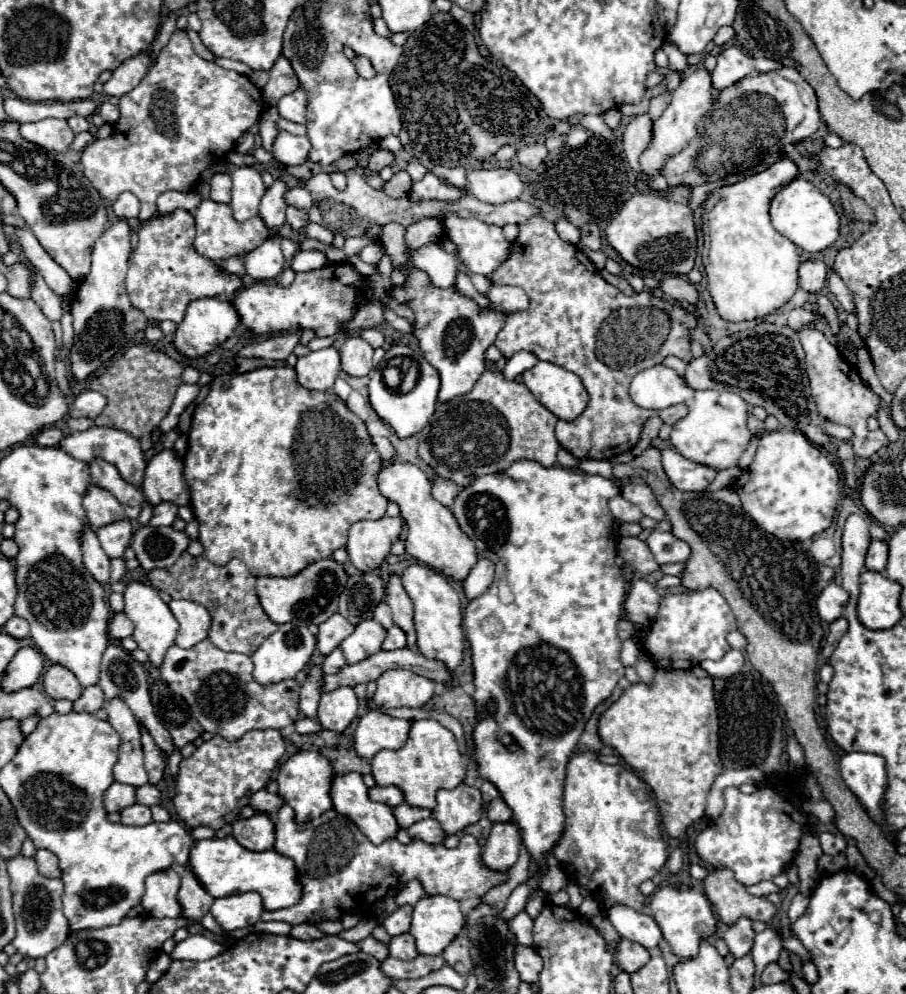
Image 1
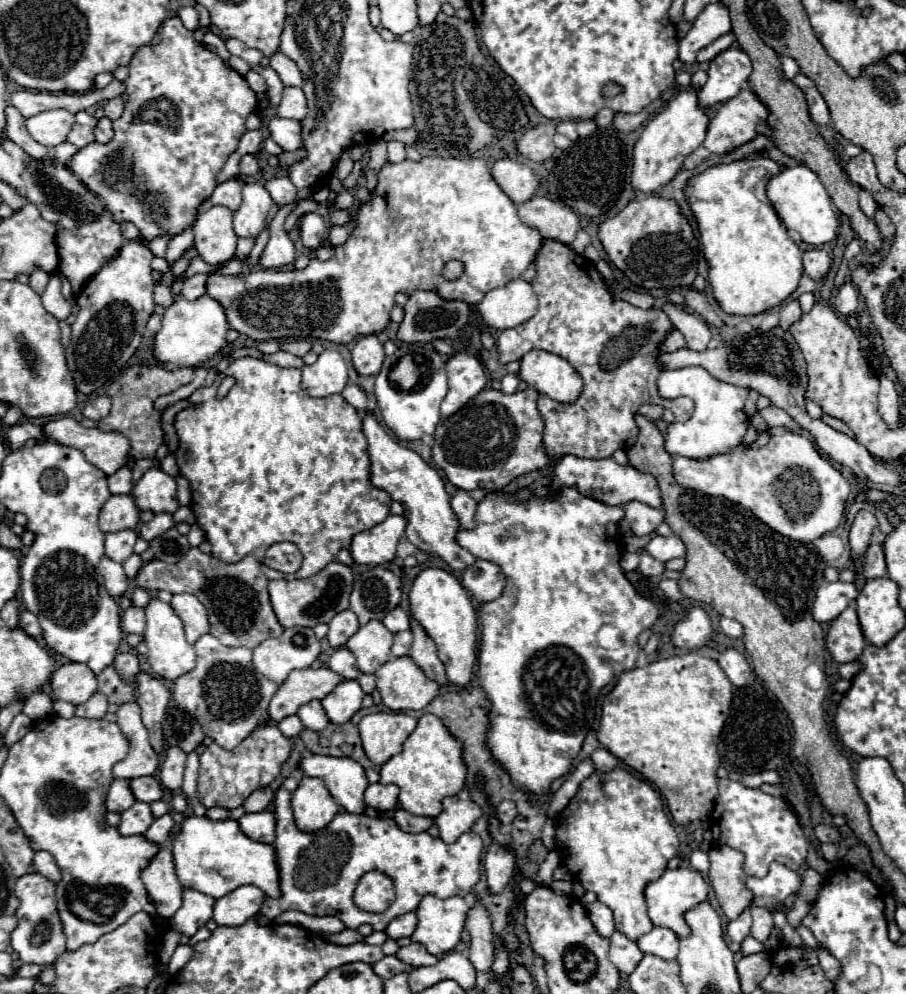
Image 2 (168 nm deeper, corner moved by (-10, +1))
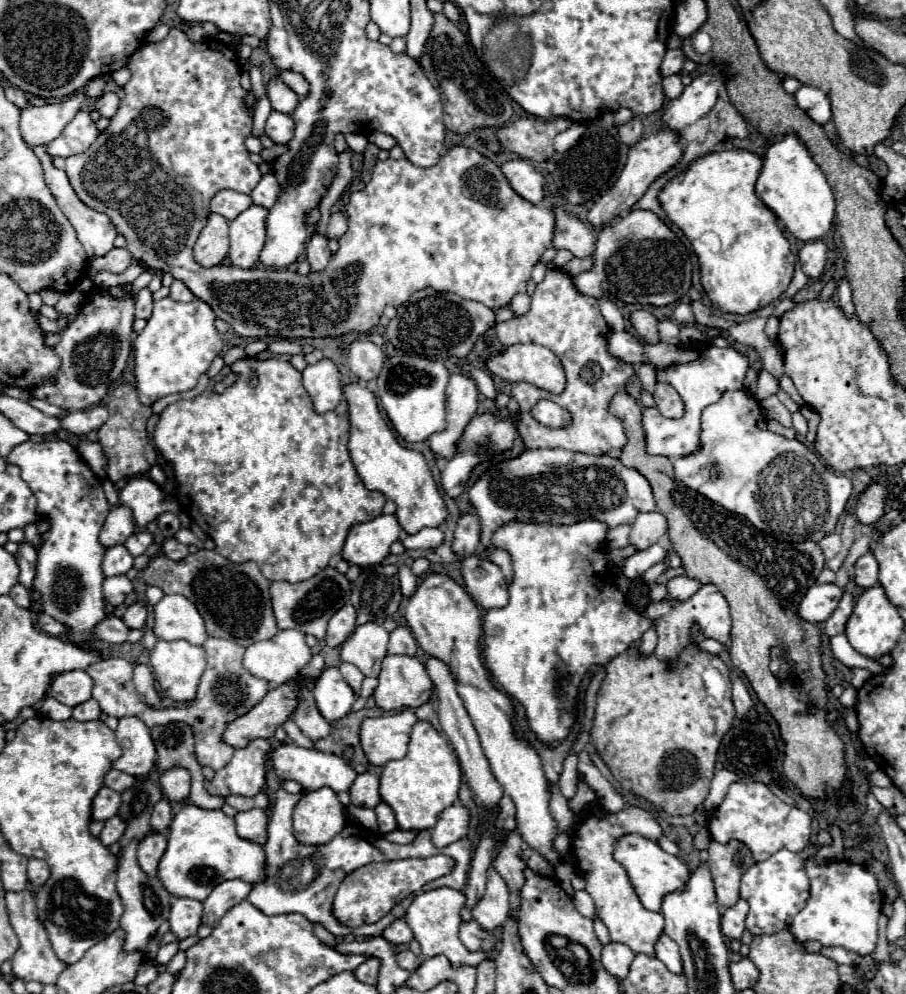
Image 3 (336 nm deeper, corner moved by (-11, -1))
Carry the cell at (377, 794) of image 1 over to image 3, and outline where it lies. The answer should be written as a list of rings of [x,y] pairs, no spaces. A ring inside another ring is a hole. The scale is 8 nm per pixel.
[[[371,772],[357,774],[355,782],[349,788],[351,804],[353,806],[365,806],[365,808],[375,808],[379,804],[379,778]]]

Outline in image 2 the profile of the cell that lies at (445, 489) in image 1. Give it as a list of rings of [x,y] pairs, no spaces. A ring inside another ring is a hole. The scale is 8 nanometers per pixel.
[[[456,490],[452,496],[452,508],[462,524],[462,528],[474,526],[474,512],[476,512],[476,500],[466,490]]]

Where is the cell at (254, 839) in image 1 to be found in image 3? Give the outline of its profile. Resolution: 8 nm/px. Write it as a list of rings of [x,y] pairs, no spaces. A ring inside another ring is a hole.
[[[247,810],[247,812],[237,812],[235,816],[235,826],[237,834],[245,840],[251,840],[255,844],[265,844],[267,840],[267,814],[265,810]]]

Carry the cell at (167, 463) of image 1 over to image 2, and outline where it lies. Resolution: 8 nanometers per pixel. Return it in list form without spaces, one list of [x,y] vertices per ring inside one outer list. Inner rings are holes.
[[[150,468],[134,488],[134,502],[140,510],[174,512],[180,504],[176,498],[176,480],[162,468]]]

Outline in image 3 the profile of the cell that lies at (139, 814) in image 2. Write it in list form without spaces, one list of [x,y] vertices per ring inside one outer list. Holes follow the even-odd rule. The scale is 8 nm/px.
[[[113,816],[113,818],[109,818],[109,820],[105,822],[105,828],[103,828],[103,832],[99,834],[99,840],[101,840],[101,844],[105,844],[105,846],[111,846],[111,844],[115,844],[115,842],[121,838],[121,834],[123,834],[123,828],[125,828],[125,824],[123,824],[123,820],[119,820],[119,816]]]

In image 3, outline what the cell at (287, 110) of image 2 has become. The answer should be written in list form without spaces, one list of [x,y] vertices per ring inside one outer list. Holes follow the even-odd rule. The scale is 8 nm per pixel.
[[[271,78],[267,82],[267,98],[273,110],[285,114],[291,114],[295,110],[295,104],[299,104],[299,96],[281,78]]]

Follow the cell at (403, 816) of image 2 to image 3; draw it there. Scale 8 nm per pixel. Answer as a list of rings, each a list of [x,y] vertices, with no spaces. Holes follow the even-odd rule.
[[[379,802],[375,806],[375,816],[377,816],[377,824],[379,824],[379,832],[393,832],[395,828],[395,814],[391,812],[391,808],[387,808],[387,804]]]

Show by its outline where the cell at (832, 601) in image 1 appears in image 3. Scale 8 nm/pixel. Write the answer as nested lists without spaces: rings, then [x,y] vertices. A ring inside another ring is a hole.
[[[813,584],[799,604],[799,616],[811,624],[827,620],[839,602],[839,592],[843,590],[835,584]]]

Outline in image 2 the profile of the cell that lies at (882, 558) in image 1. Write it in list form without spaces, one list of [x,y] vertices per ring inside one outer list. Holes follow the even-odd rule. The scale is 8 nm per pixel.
[[[870,544],[864,556],[864,568],[862,574],[866,578],[882,578],[886,576],[886,556],[882,544]]]

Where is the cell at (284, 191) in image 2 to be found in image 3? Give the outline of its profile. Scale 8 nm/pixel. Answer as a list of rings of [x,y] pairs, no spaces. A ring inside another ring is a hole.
[[[263,174],[259,184],[253,188],[253,192],[249,196],[251,196],[253,204],[271,208],[271,204],[275,204],[275,196],[279,196],[279,182],[275,180],[273,174]]]

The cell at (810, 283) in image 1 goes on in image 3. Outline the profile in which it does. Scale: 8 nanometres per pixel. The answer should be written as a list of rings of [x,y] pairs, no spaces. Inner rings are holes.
[[[815,240],[815,244],[805,244],[799,250],[799,262],[809,278],[819,278],[827,262],[827,246],[821,244],[821,240]]]

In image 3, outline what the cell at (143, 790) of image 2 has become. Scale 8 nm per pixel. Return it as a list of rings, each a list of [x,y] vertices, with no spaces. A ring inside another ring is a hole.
[[[109,770],[103,784],[107,788],[115,790],[115,792],[125,792],[127,788],[131,788],[135,784],[135,778],[129,776],[129,774],[125,774],[125,772],[119,772],[119,770]]]

